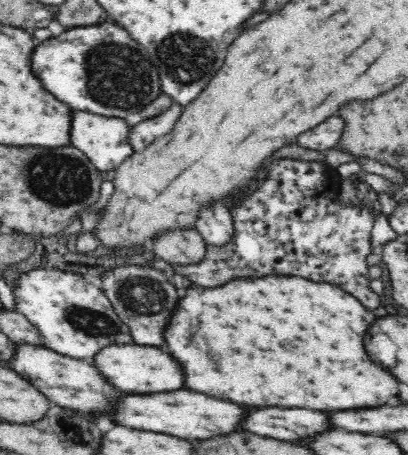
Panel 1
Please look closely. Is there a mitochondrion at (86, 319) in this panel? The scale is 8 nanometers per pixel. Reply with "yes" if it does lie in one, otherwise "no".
yes

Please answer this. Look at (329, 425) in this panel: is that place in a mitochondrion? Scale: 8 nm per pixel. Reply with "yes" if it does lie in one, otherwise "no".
no

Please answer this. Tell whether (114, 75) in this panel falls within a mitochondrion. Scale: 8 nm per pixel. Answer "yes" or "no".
yes

